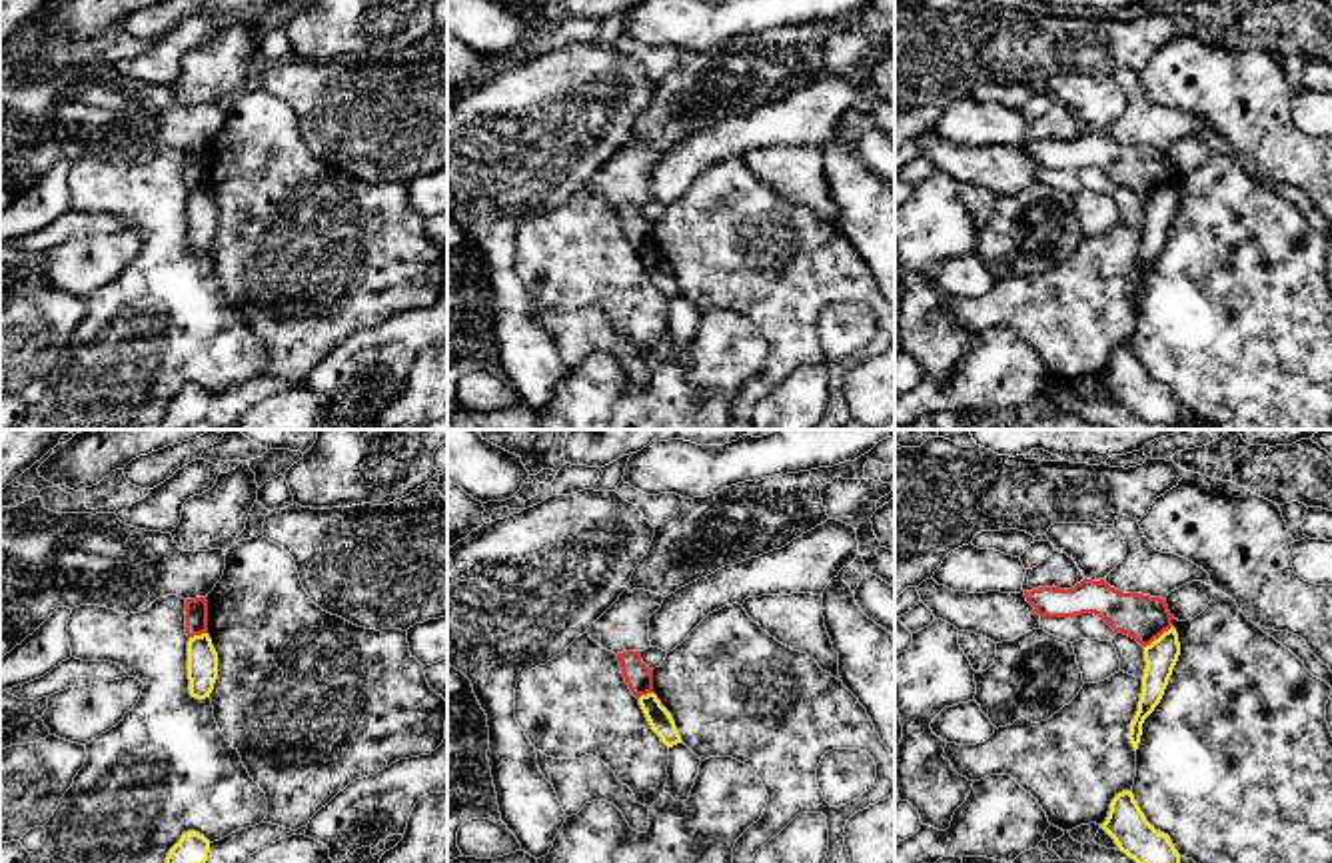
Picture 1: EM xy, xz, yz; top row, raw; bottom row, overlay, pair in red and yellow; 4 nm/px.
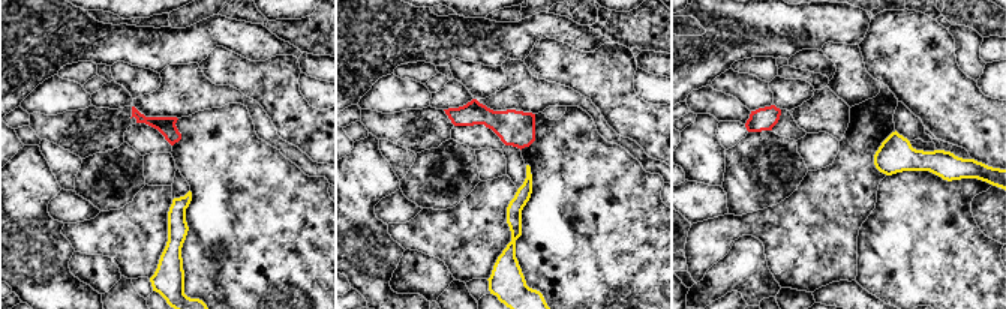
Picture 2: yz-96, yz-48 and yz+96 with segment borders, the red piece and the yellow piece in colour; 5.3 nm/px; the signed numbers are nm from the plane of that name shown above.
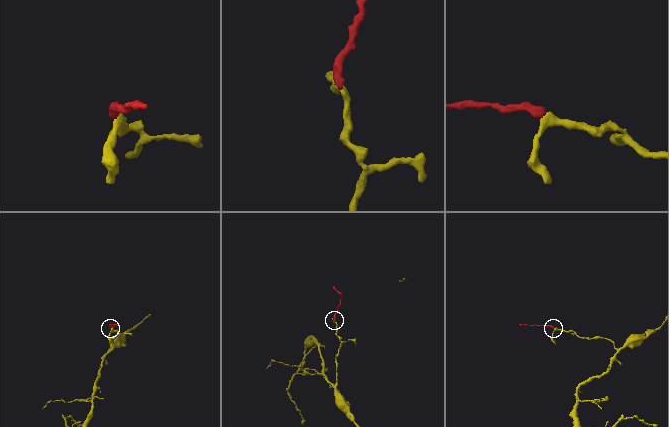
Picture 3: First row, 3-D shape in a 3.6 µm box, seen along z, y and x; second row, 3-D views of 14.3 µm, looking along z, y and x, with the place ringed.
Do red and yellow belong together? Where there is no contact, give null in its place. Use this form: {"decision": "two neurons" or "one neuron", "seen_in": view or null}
{"decision": "two neurons", "seen_in": "yz"}

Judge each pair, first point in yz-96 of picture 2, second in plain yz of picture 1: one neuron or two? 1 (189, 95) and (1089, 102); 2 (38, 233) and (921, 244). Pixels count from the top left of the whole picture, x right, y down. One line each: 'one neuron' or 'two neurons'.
1: two neurons
2: one neuron

